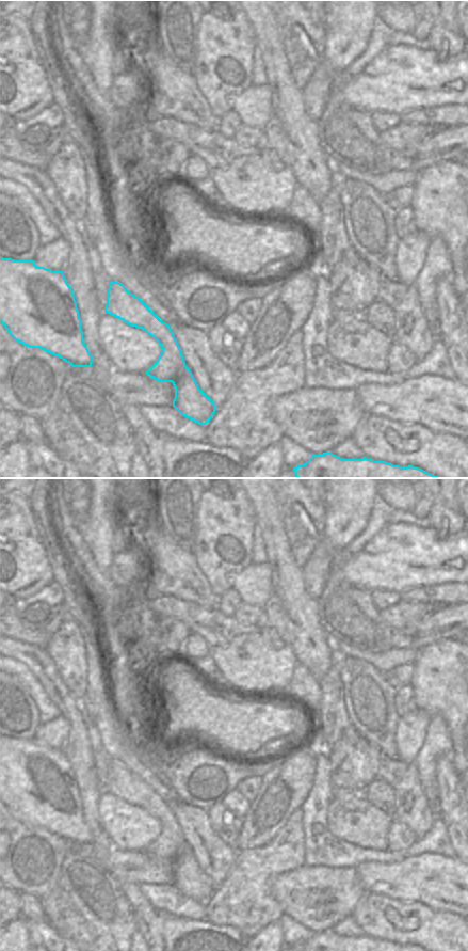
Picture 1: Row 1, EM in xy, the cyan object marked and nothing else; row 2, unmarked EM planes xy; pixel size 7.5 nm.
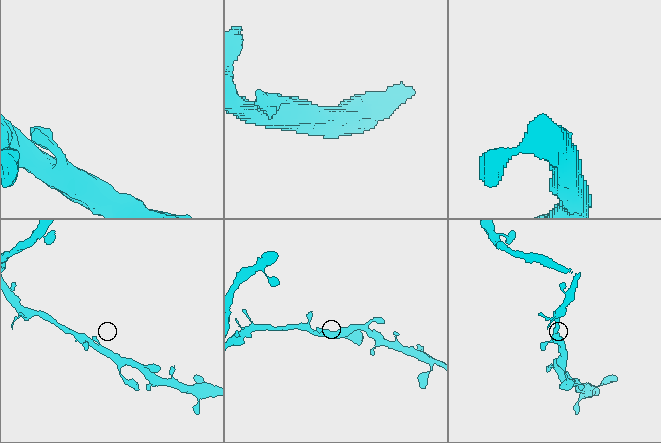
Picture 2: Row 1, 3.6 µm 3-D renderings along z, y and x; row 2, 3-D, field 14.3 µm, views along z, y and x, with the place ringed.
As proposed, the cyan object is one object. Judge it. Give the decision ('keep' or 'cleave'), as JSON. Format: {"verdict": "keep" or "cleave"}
{"verdict": "keep"}

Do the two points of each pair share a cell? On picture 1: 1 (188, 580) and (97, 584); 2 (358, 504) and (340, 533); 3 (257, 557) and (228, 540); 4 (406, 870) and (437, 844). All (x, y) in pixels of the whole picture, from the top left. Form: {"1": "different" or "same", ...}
{"1": "different", "2": "same", "3": "different", "4": "different"}

